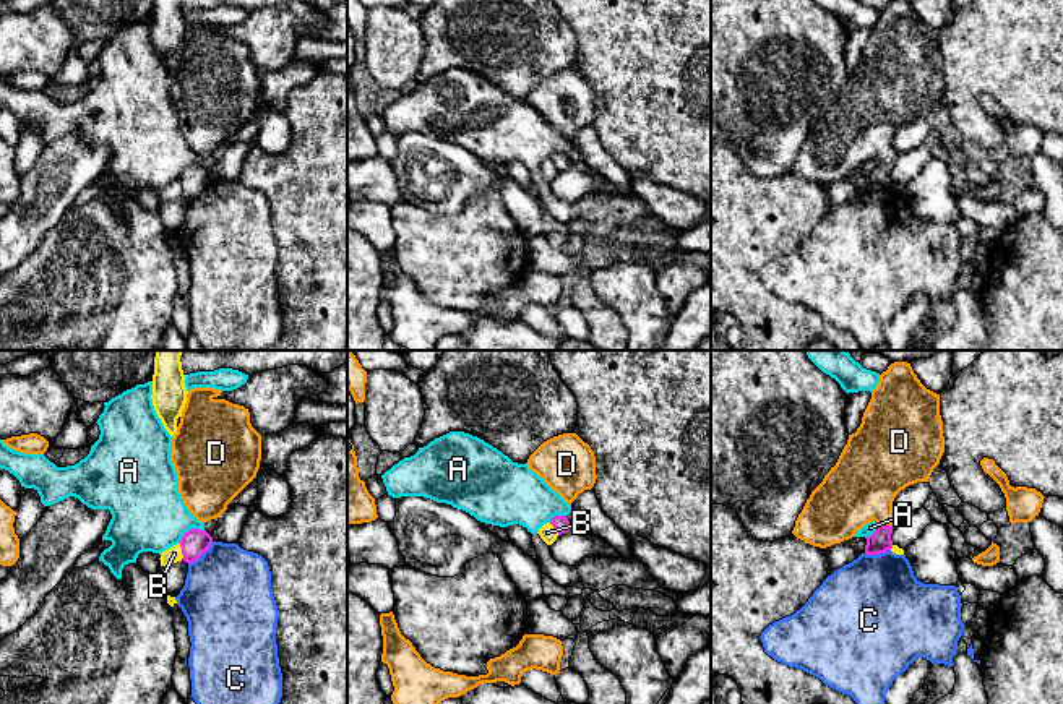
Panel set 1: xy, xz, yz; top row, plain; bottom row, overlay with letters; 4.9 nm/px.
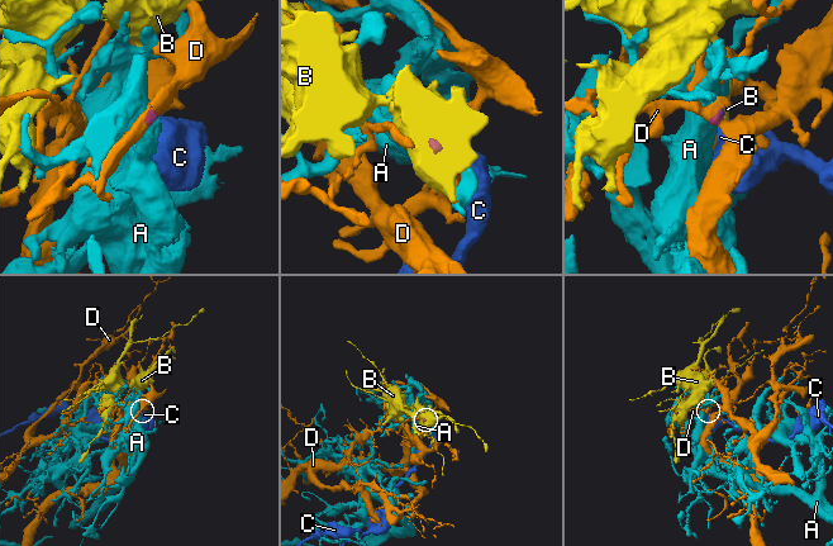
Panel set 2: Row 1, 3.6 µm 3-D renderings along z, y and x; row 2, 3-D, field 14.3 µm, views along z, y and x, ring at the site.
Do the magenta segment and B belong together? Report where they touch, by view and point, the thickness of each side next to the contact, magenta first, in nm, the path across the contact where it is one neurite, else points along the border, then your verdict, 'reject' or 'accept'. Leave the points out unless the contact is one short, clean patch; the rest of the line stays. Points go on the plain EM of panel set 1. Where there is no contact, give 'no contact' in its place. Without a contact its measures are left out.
meets magenta in xy at (182, 187); 140 nm thick on the magenta side, 80 nm on the other; border along xy (179, 179), (182, 195); reject

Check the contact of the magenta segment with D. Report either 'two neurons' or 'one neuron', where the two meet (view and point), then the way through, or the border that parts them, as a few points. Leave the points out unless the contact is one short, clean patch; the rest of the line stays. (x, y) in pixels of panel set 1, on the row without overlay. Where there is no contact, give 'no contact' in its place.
one neuron | yz (883, 161) | across yz (880, 177), (883, 161), (882, 148), (862, 122)

